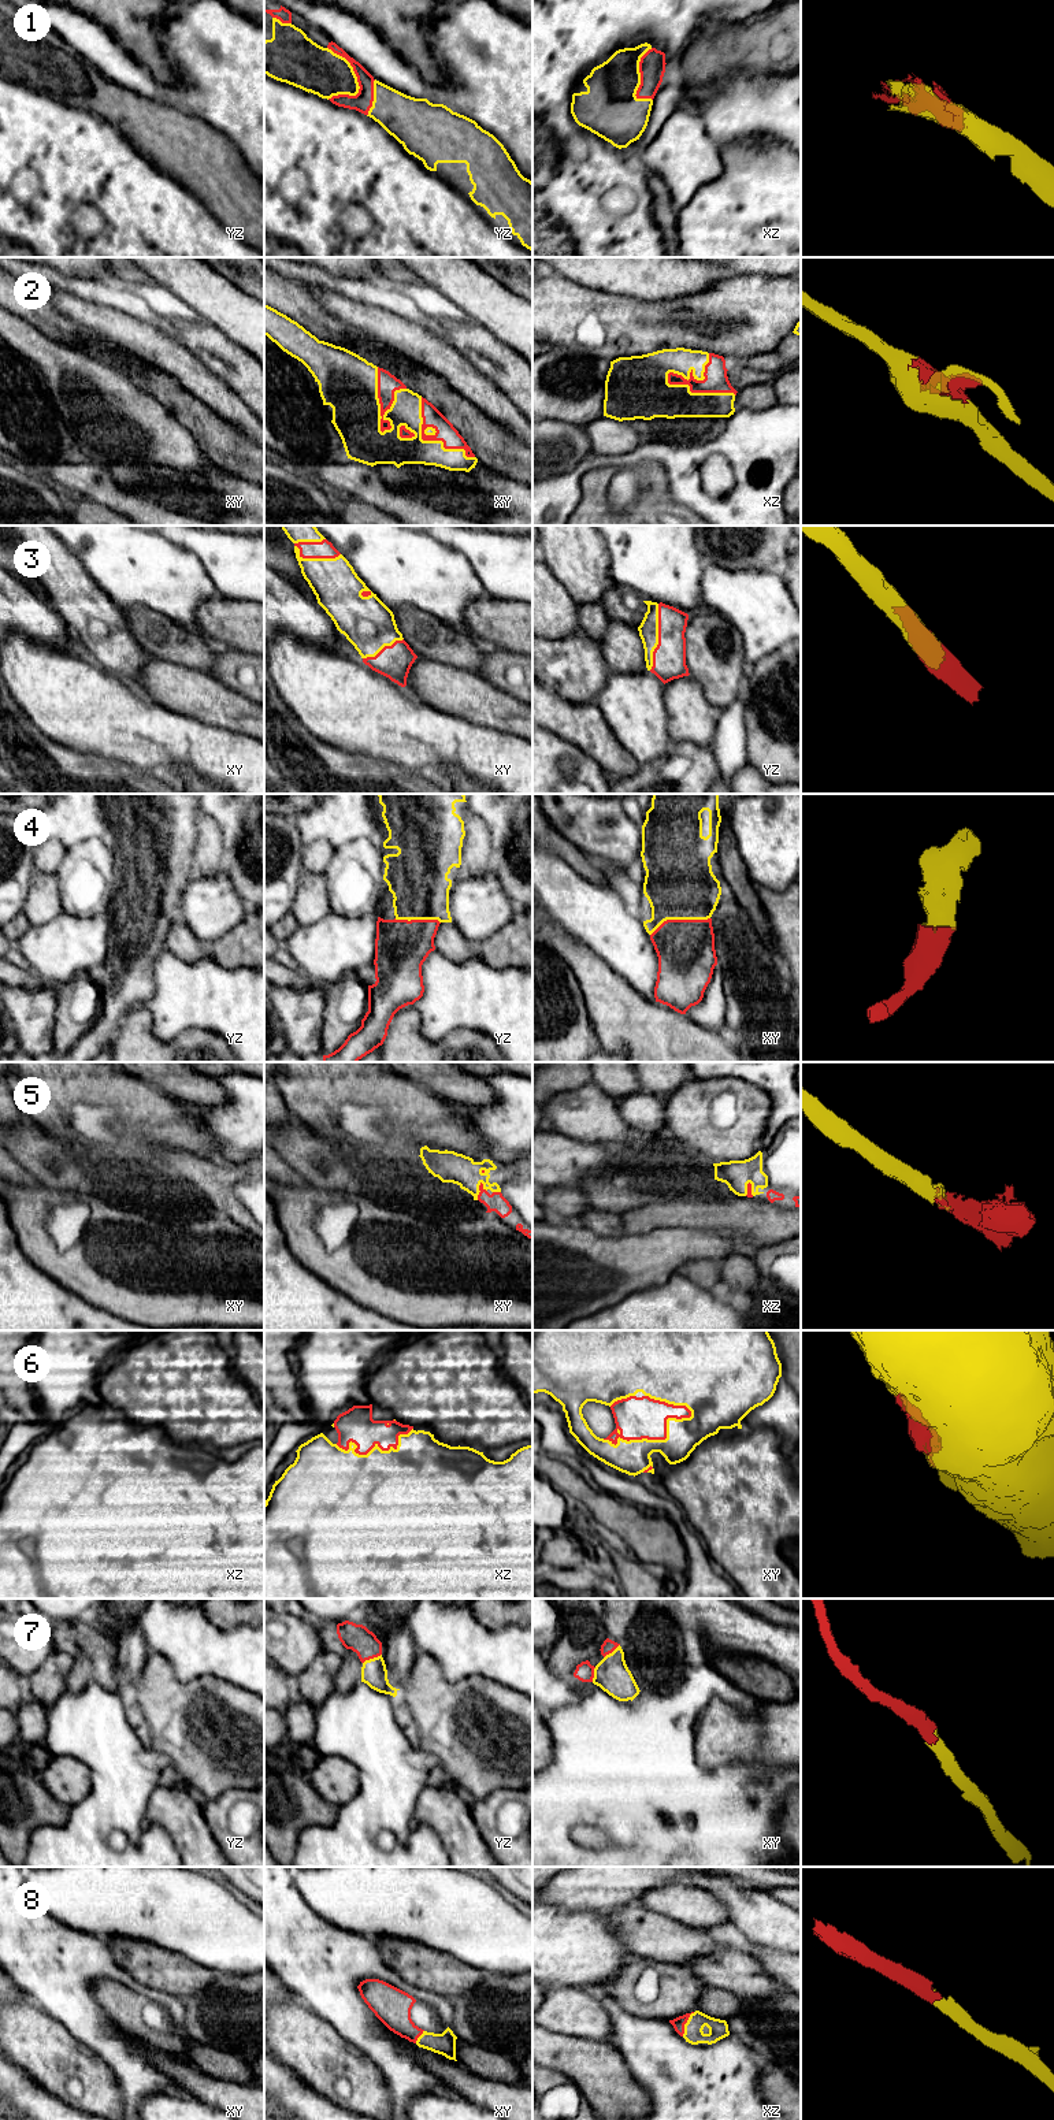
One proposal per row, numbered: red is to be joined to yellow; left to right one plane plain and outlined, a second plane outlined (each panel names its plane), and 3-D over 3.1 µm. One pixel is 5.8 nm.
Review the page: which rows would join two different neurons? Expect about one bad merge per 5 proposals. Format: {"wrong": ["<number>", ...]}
{"wrong": []}

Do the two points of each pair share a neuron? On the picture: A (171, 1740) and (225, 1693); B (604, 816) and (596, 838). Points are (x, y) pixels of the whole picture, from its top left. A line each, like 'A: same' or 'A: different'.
A: same
B: same

